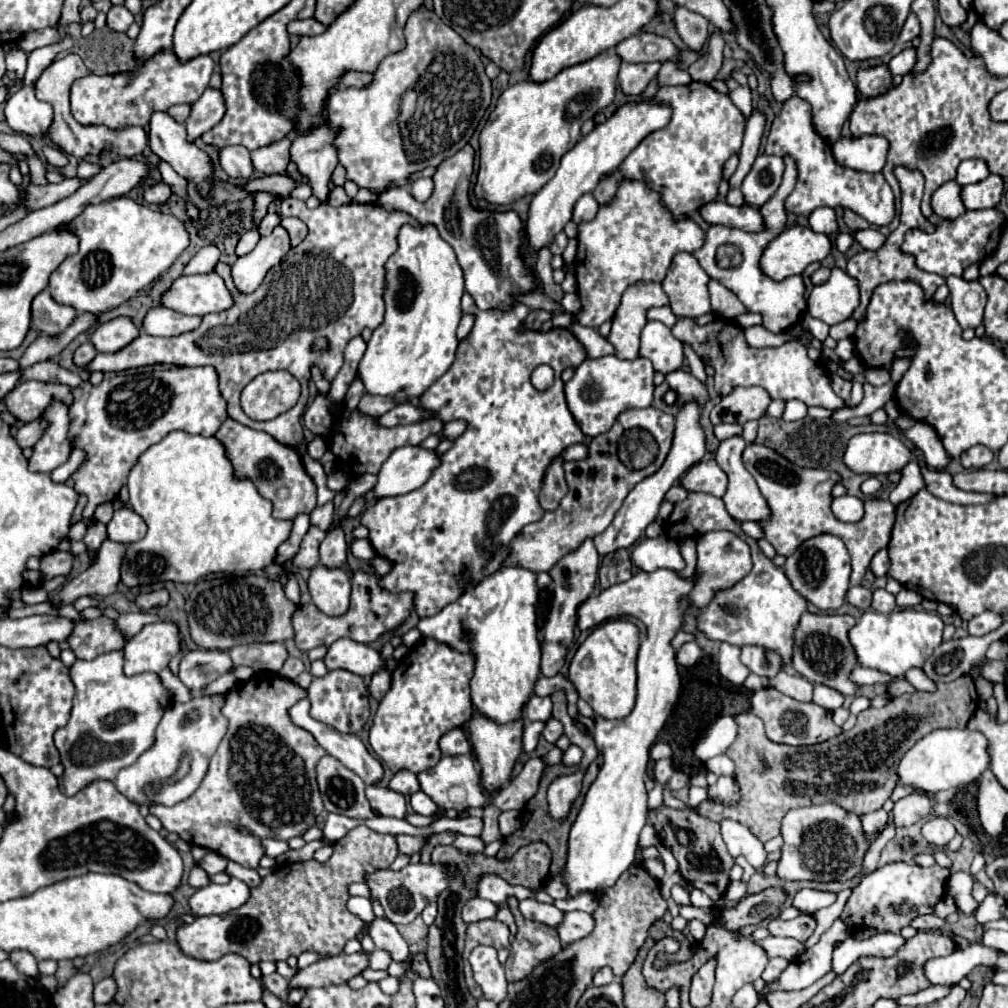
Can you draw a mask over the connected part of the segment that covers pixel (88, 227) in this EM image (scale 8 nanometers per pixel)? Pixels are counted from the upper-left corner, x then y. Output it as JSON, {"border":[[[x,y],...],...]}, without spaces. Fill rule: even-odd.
{"border":[[[127,196],[87,206],[73,222],[61,228],[73,230],[81,242],[79,242],[79,252],[63,260],[63,264],[51,274],[49,292],[55,298],[55,302],[69,304],[77,312],[107,312],[121,306],[123,302],[133,298],[139,290],[149,286],[155,278],[159,278],[163,272],[167,272],[169,266],[175,262],[175,258],[189,244],[187,230],[175,216],[153,212],[147,206],[137,204]]]}

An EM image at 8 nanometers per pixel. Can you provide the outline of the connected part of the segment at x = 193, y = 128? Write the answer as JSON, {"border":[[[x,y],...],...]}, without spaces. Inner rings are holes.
{"border":[[[207,88],[203,92],[203,96],[197,102],[193,102],[193,106],[191,106],[191,114],[189,114],[187,122],[185,122],[187,140],[193,142],[201,134],[215,128],[215,124],[219,124],[223,114],[225,114],[223,92],[215,90],[215,88]]]}

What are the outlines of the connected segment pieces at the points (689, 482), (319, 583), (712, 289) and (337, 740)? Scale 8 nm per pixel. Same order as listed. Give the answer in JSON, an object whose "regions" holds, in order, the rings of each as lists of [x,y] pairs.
{"regions":[[[[701,460],[685,472],[681,486],[689,492],[707,492],[713,496],[723,496],[727,490],[727,474],[723,472],[723,468],[719,468],[715,460]]],[[[315,566],[309,576],[309,592],[313,604],[327,616],[343,616],[349,608],[351,580],[341,568],[327,570],[325,566]]],[[[717,280],[709,282],[709,296],[711,296],[711,310],[719,316],[719,318],[727,318],[733,320],[741,314],[745,314],[747,310],[743,308],[743,304],[739,302],[739,298],[725,288],[723,284],[719,284]]],[[[301,700],[291,708],[291,718],[297,726],[305,728],[315,736],[315,740],[331,754],[337,758],[345,768],[355,772],[367,786],[377,784],[383,778],[383,764],[363,746],[359,736],[353,734],[341,734],[335,728],[317,722],[309,716],[309,702]]]]}

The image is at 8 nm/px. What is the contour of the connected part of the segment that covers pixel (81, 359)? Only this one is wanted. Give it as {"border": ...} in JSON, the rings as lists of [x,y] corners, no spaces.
{"border":[[[85,342],[79,346],[73,354],[73,362],[79,367],[85,367],[95,356],[95,348],[91,342]]]}

